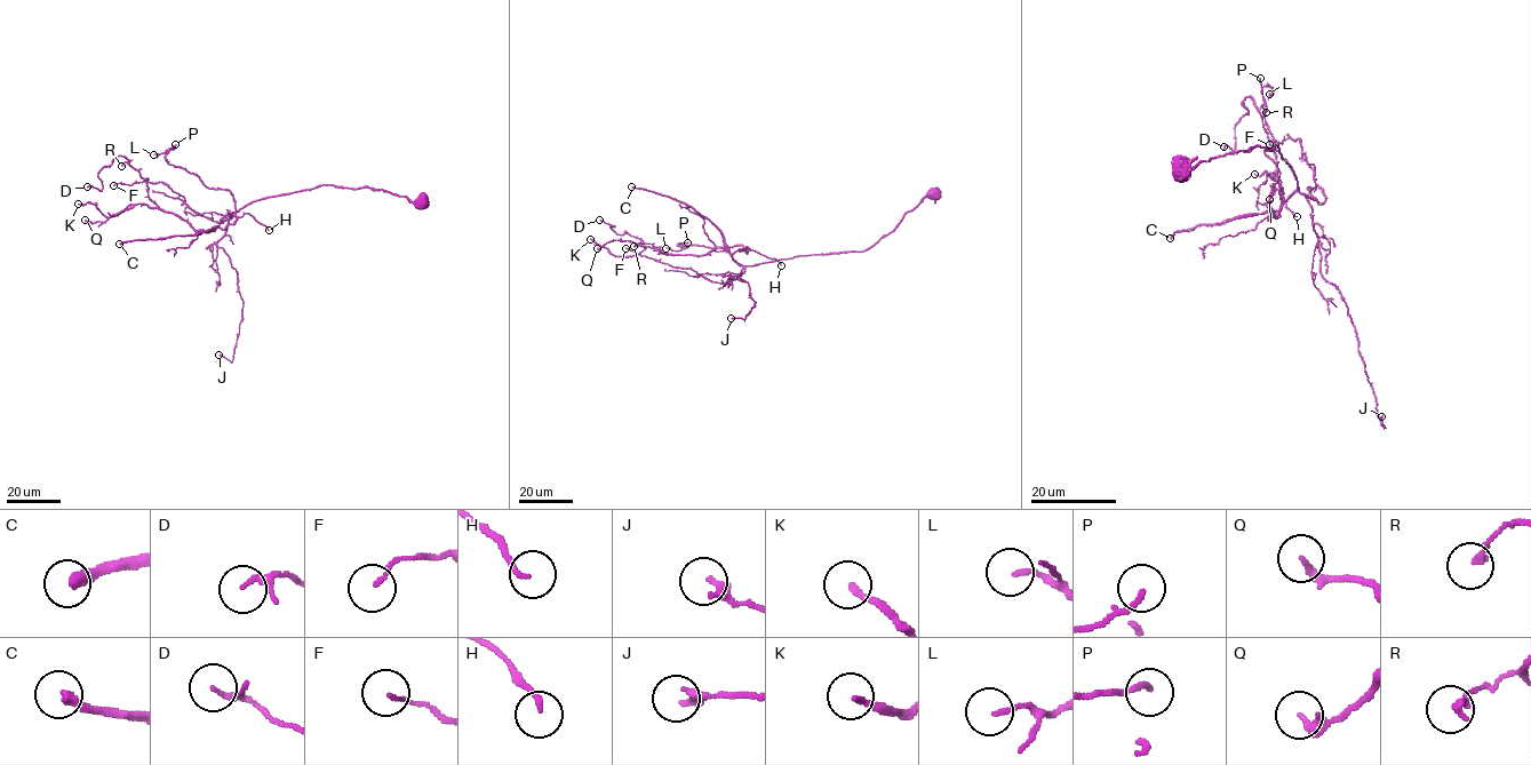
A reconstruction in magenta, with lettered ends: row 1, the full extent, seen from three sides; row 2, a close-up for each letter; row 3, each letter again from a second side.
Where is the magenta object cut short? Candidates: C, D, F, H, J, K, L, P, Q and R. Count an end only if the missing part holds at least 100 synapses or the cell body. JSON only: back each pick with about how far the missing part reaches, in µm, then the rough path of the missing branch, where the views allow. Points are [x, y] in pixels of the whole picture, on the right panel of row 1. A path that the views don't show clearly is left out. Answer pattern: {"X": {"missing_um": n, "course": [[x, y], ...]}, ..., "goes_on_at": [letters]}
{"C": {"missing_um": 150}, "goes_on_at": ["C"]}

